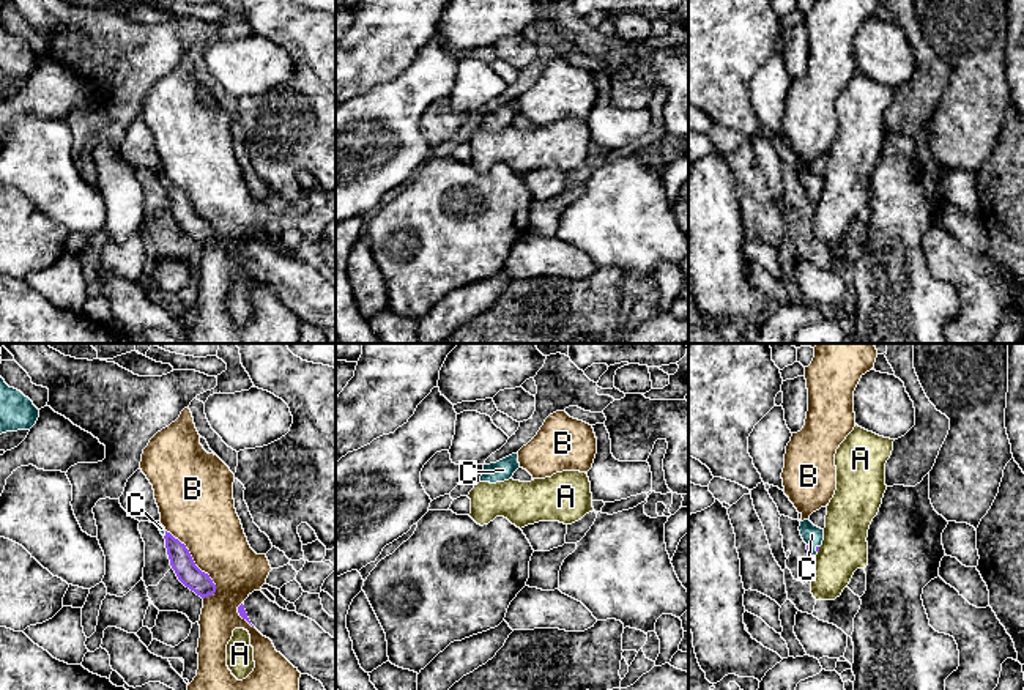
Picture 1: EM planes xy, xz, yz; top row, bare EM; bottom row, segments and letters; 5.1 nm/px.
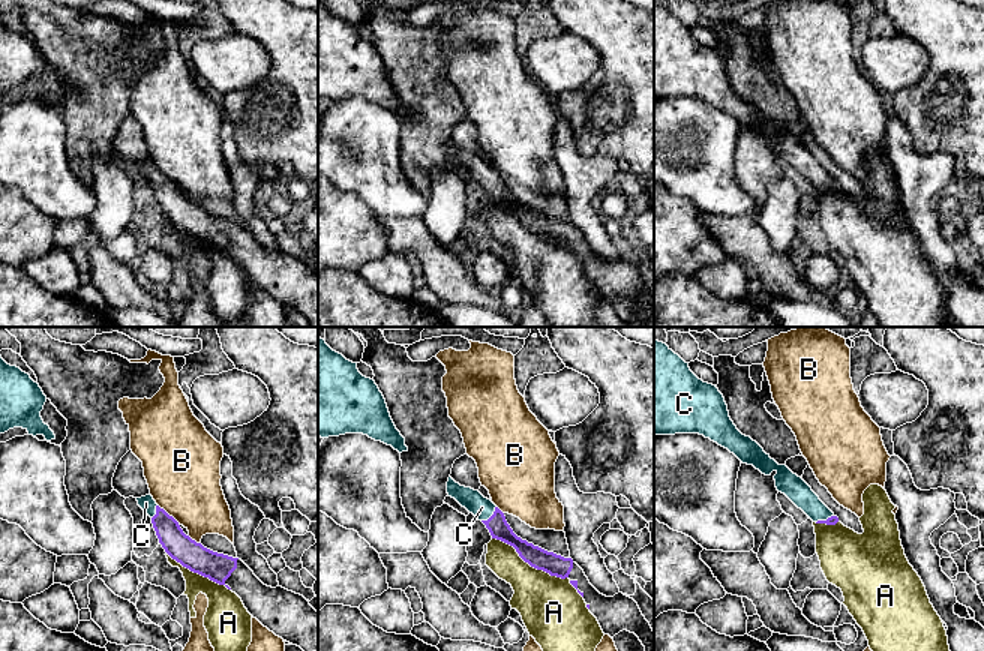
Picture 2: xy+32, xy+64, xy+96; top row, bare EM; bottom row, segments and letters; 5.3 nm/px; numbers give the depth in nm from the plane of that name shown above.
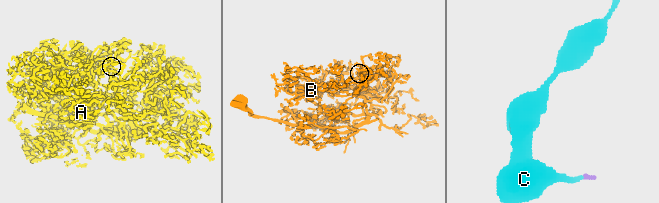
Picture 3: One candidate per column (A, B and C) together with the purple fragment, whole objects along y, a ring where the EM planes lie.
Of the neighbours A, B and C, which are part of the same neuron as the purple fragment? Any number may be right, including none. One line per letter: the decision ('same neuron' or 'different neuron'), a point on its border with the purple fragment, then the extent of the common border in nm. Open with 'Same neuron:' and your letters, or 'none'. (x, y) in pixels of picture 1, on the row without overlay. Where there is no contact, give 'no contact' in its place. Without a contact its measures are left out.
Same neuron: C
A: different neuron; contact yz (818, 196); length 30 nm
B: different neuron; contact xy (194, 210); length 420 nm
C: same neuron; contact yz (812, 194); length 70 nm

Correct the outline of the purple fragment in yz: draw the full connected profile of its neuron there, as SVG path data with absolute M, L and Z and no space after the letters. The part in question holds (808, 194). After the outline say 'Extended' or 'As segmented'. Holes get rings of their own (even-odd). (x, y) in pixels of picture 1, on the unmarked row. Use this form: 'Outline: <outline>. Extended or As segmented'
Outline: M803 167L800 169L799 178L803 189L807 191L807 197L816 203L824 187L824 176L814 173L810 167Z. Extended

